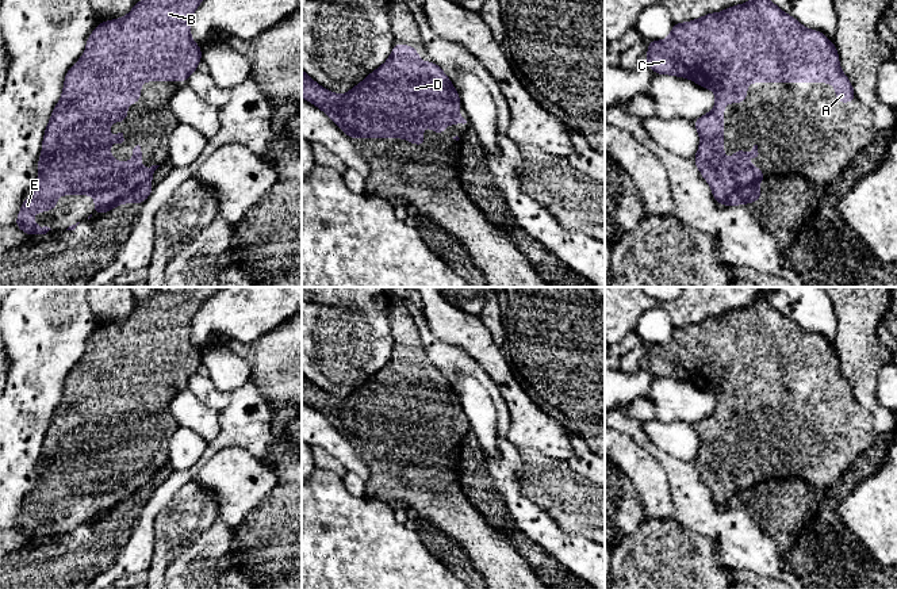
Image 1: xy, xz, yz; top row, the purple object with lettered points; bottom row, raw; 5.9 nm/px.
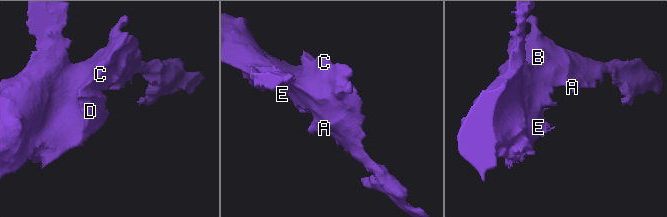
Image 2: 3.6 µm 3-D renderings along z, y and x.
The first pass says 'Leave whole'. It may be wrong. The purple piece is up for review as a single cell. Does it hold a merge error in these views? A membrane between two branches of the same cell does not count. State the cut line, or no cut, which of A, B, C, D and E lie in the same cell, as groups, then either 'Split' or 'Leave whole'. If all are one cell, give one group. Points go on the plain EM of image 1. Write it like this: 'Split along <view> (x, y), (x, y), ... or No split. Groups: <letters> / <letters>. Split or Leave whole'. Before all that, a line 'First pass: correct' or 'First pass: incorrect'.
First pass: correct
No split. Groups: A B C D E. Leave whole

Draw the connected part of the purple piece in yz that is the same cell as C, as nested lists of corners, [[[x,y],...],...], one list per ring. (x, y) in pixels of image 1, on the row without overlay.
[[[759,294],[752,303],[740,309],[733,309],[725,314],[706,317],[705,320],[686,325],[674,326],[671,337],[664,344],[649,344],[645,368],[656,378],[671,378],[686,380],[698,389],[713,393],[716,395],[714,412],[693,424],[699,437],[699,451],[694,462],[702,481],[709,486],[713,501],[717,506],[725,509],[737,509],[754,506],[762,502],[758,486],[767,482],[767,478],[754,468],[745,466],[745,460],[758,460],[758,448],[747,456],[743,452],[735,454],[735,459],[727,466],[724,463],[724,408],[747,405],[748,386],[832,386],[836,393],[836,405],[852,406],[856,401],[851,385],[842,375],[839,367],[839,356],[833,344],[829,344],[821,334],[804,330],[797,322],[789,320],[777,310],[766,295]]]

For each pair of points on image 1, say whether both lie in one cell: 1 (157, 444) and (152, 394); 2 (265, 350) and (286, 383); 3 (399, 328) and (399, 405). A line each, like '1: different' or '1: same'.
1: same
2: same
3: same

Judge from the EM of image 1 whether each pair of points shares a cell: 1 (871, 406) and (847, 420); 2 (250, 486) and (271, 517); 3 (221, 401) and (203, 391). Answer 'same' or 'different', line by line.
1: different
2: different
3: same

